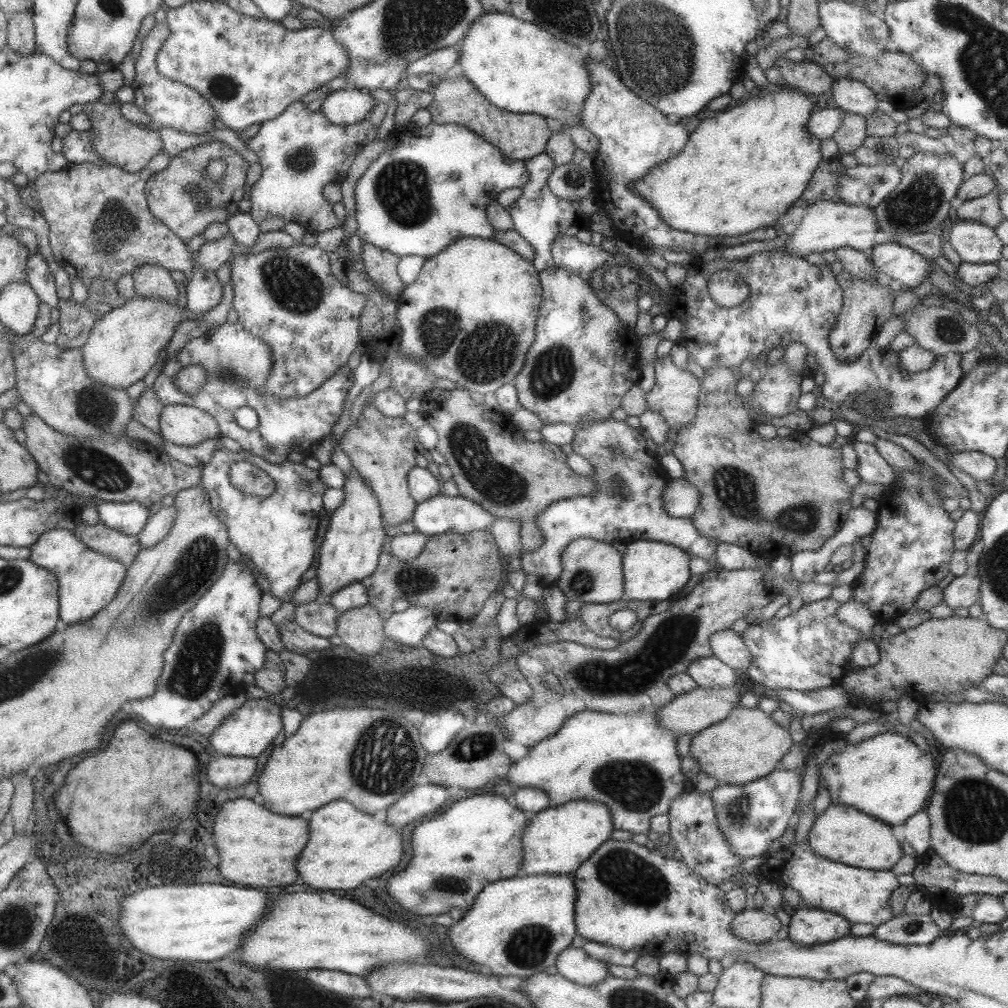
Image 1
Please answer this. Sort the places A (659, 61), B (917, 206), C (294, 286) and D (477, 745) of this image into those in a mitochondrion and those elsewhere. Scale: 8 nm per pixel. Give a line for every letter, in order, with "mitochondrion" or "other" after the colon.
A: mitochondrion
B: mitochondrion
C: mitochondrion
D: mitochondrion

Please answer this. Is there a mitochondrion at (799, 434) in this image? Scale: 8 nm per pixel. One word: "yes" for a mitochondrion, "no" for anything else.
no

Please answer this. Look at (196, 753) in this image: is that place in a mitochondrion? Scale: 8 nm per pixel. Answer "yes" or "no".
no

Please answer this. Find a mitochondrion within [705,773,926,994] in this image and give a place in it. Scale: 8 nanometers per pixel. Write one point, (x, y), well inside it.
(739, 811)

